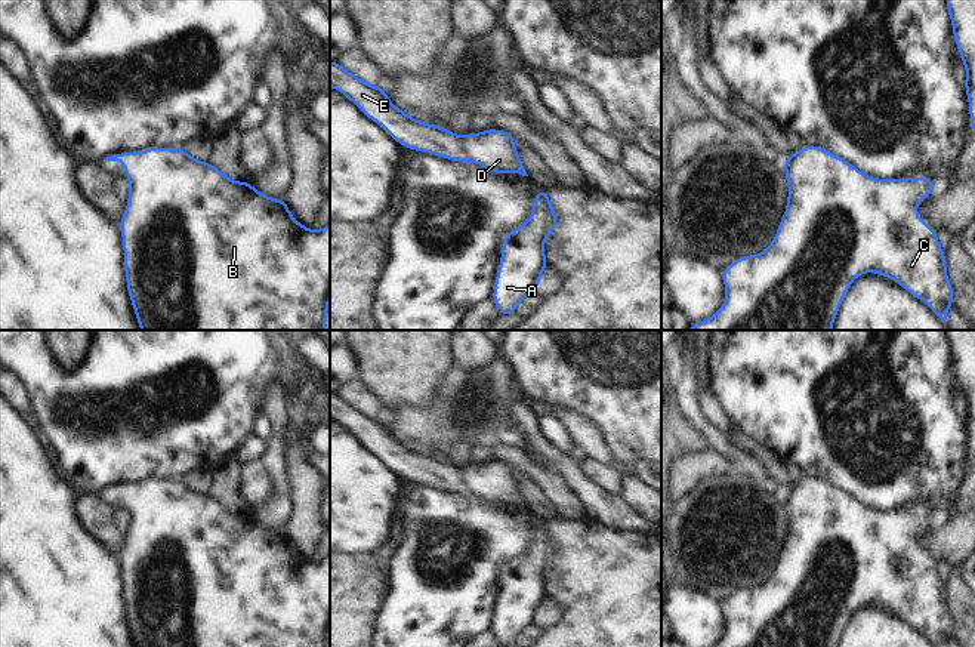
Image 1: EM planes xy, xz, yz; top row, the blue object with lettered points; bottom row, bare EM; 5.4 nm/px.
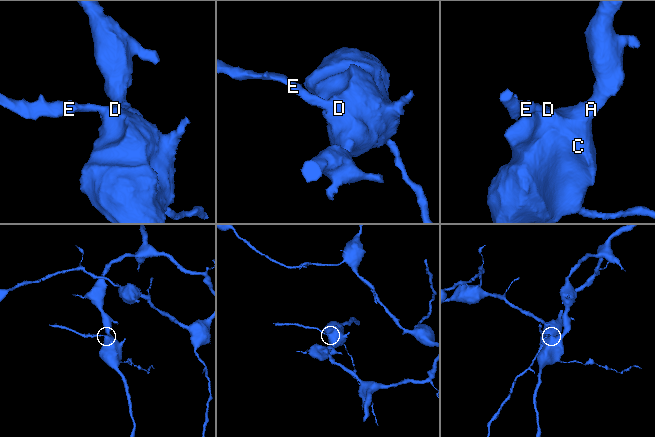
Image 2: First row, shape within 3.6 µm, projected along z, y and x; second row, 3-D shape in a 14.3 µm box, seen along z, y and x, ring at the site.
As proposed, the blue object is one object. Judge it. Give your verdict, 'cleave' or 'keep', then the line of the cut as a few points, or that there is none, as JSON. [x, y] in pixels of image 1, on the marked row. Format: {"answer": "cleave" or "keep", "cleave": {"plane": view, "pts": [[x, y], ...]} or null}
{"answer": "keep", "cleave": null}

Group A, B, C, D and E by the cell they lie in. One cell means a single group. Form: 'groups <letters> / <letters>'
groups A B C D E

